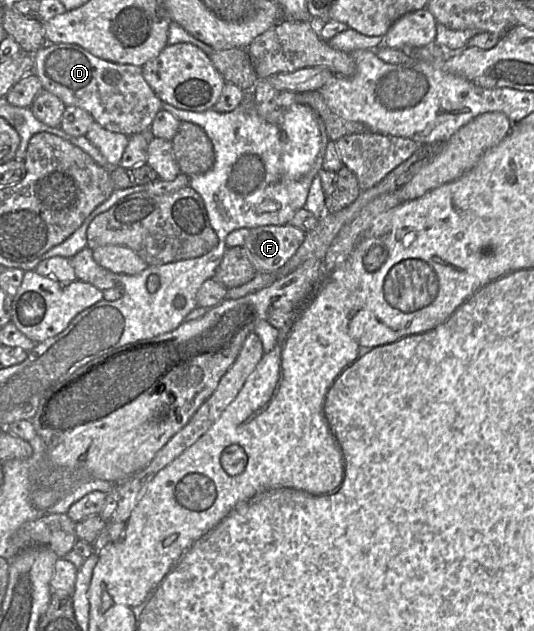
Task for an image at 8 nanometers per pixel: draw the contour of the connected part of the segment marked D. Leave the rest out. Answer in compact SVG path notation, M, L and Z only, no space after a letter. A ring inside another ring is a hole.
M46 44L33 54L34 70L44 90L57 96L65 106L76 106L92 115L103 128L125 135L148 133L155 115L161 110L162 100L145 81L142 67L119 64L92 55L77 44Z

